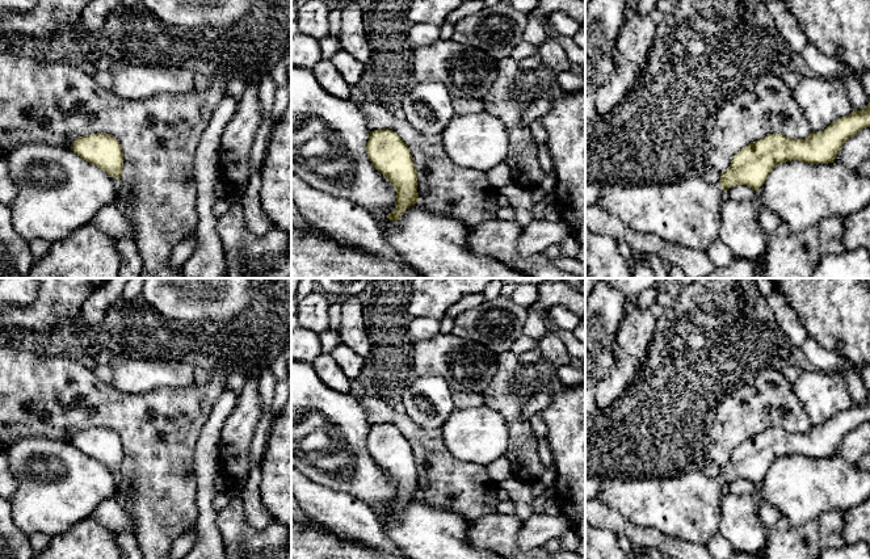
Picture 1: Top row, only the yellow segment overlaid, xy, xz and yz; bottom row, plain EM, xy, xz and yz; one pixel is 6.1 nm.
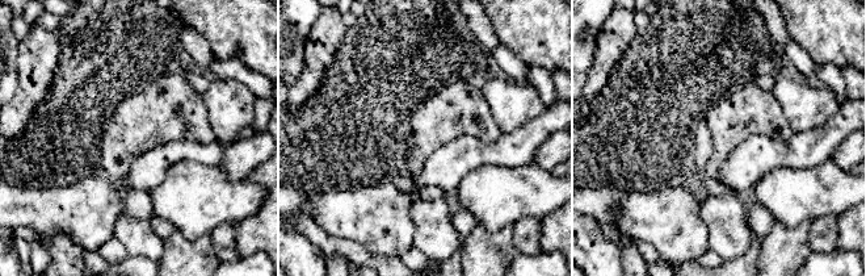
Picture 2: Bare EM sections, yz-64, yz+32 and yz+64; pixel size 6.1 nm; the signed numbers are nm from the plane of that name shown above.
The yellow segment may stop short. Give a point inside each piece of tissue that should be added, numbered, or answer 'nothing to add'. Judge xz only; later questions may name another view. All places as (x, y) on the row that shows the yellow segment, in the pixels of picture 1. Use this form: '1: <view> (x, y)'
nothing to add

